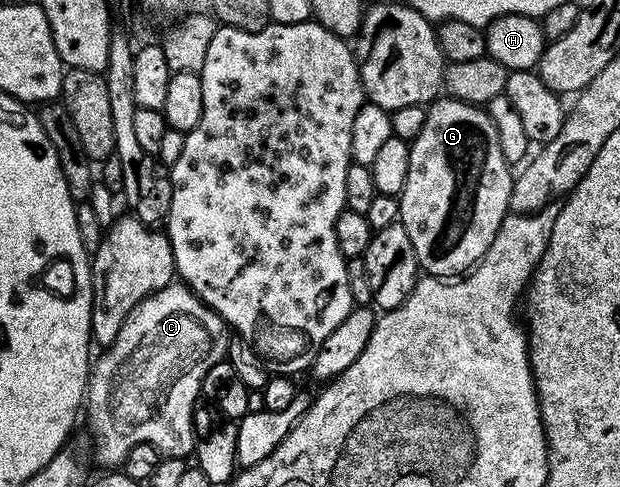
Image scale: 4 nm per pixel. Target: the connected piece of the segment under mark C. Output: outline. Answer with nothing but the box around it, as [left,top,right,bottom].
[85,282,229,469]

